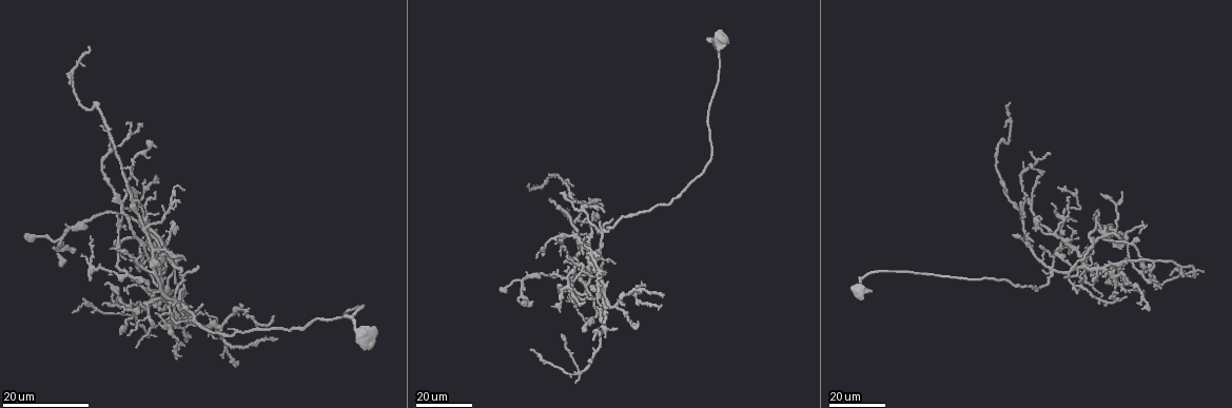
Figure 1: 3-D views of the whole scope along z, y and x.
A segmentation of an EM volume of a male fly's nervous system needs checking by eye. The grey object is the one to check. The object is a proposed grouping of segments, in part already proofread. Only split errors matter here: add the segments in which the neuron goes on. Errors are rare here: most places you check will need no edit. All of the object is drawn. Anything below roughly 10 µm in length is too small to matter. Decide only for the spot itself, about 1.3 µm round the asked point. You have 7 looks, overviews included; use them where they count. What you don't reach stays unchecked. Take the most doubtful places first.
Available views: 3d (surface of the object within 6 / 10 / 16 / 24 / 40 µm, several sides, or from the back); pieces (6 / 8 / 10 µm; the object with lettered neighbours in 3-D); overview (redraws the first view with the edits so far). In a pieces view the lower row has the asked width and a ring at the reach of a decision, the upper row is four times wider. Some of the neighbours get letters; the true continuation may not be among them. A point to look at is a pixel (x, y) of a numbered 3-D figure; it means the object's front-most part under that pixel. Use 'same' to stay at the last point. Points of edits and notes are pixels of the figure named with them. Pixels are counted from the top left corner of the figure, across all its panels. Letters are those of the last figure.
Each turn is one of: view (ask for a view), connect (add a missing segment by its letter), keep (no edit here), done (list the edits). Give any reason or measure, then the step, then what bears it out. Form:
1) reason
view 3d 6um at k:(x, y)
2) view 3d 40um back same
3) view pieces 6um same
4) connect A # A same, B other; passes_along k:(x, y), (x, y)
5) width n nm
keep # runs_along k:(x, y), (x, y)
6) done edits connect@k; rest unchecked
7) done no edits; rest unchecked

an open end
view 3d 16um at 1:(612, 219)

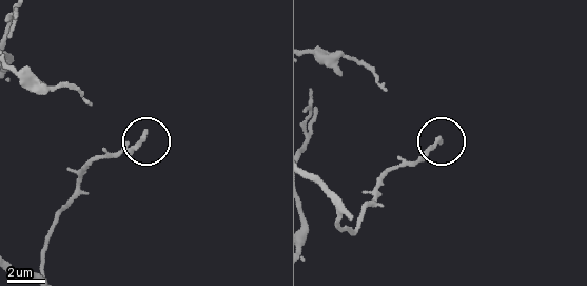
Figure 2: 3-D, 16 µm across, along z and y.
view pieces 10um at 2:(147, 135)

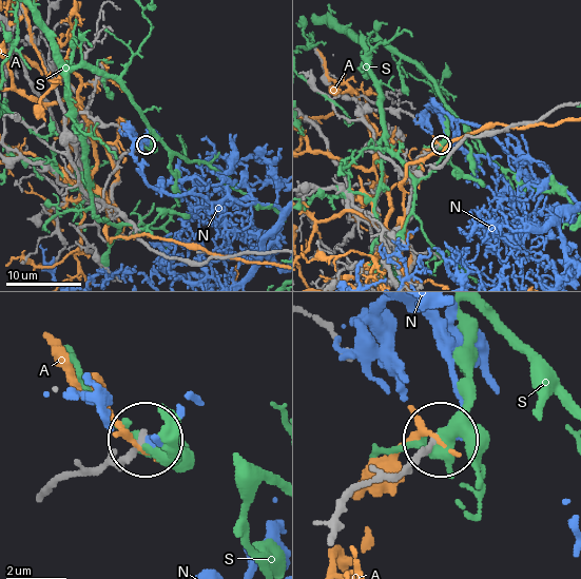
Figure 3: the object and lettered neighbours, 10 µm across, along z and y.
keep # A other, N other, S other; runs_along 3:(331, 528), (356, 490), (394, 480), (437, 440); no lettered segment goes on from it

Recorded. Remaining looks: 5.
thin end
view 3d 24um at 1:(90, 48)

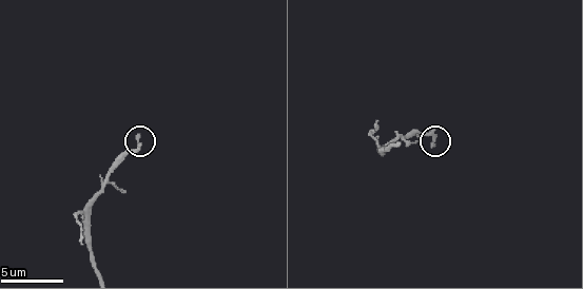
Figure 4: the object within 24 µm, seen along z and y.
view pieces 6um at 4:(136, 135)

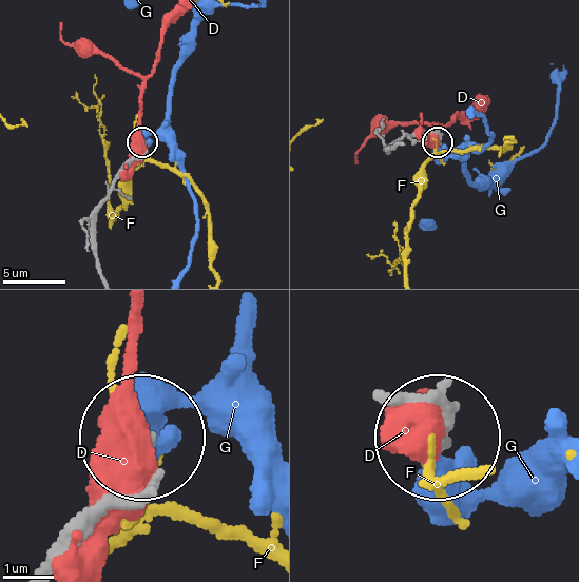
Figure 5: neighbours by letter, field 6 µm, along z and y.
keep # D other, F other, G other; no lettered segment goes on from it

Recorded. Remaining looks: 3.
branch stops here
view 3d 16um at 1:(236, 363)

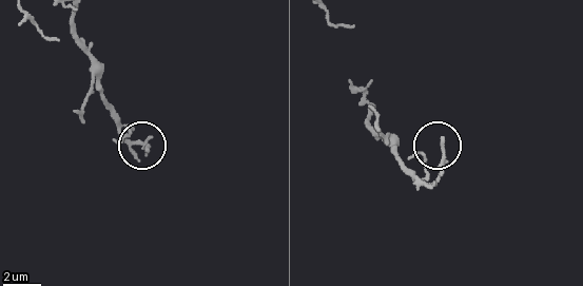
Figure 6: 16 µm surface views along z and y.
what lies round it
view pieces 10um at 6:(440, 138)

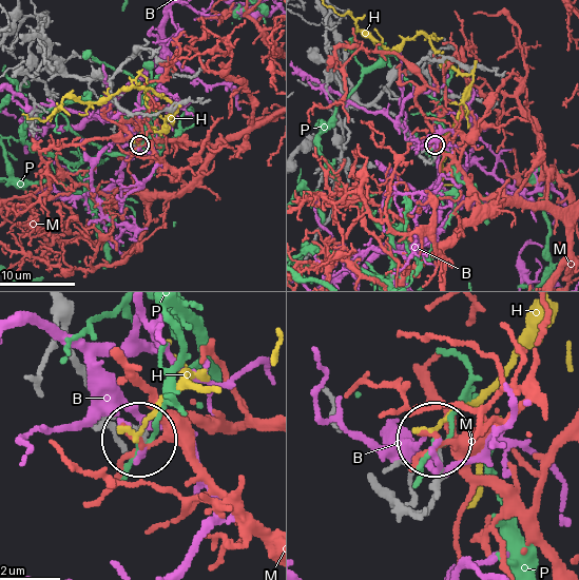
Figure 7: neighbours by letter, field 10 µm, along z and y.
keep # B other, H other, M other, P other; no lettered segment goes on from it

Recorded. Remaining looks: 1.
done no edits; rest unchecked

